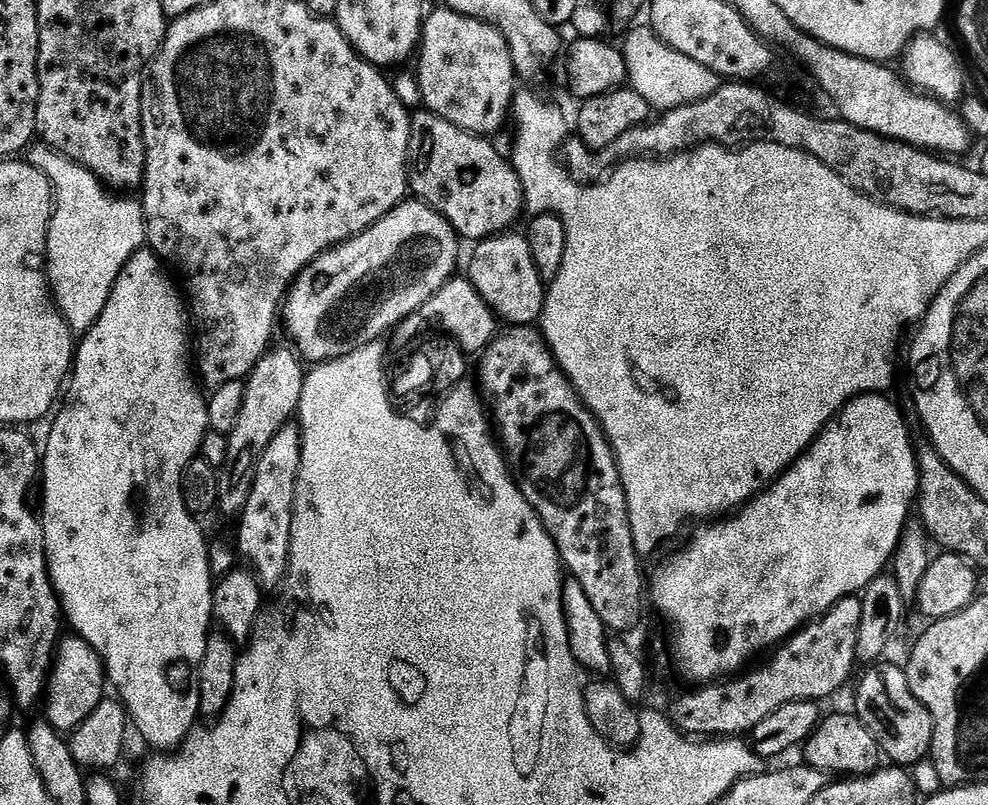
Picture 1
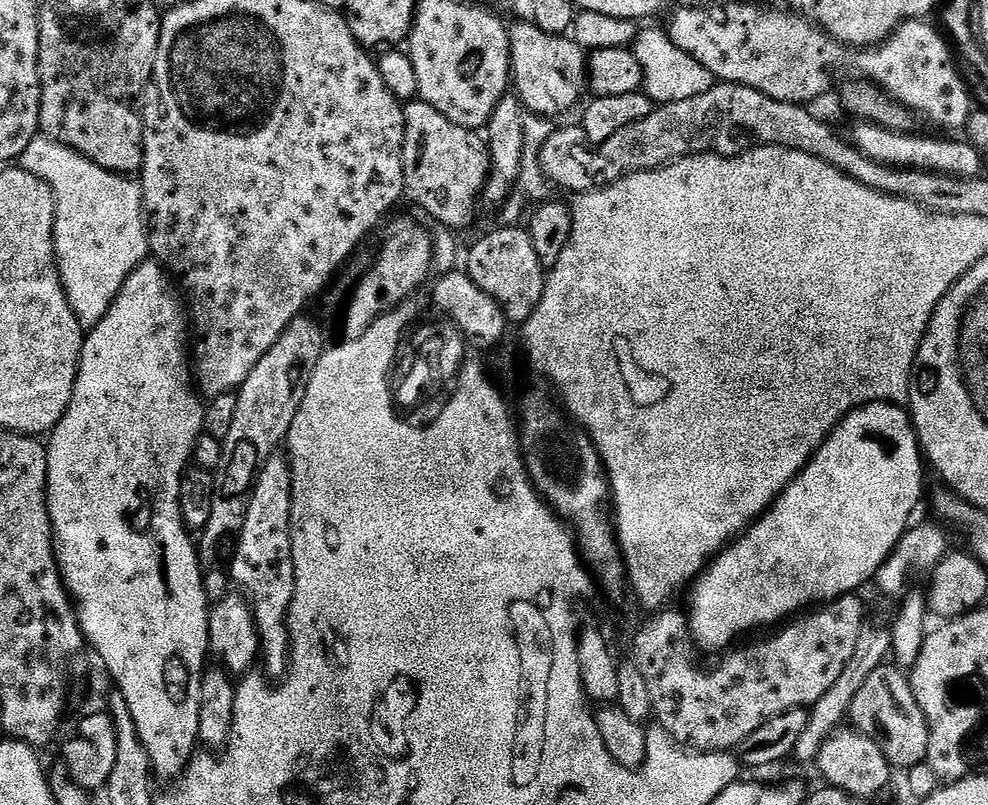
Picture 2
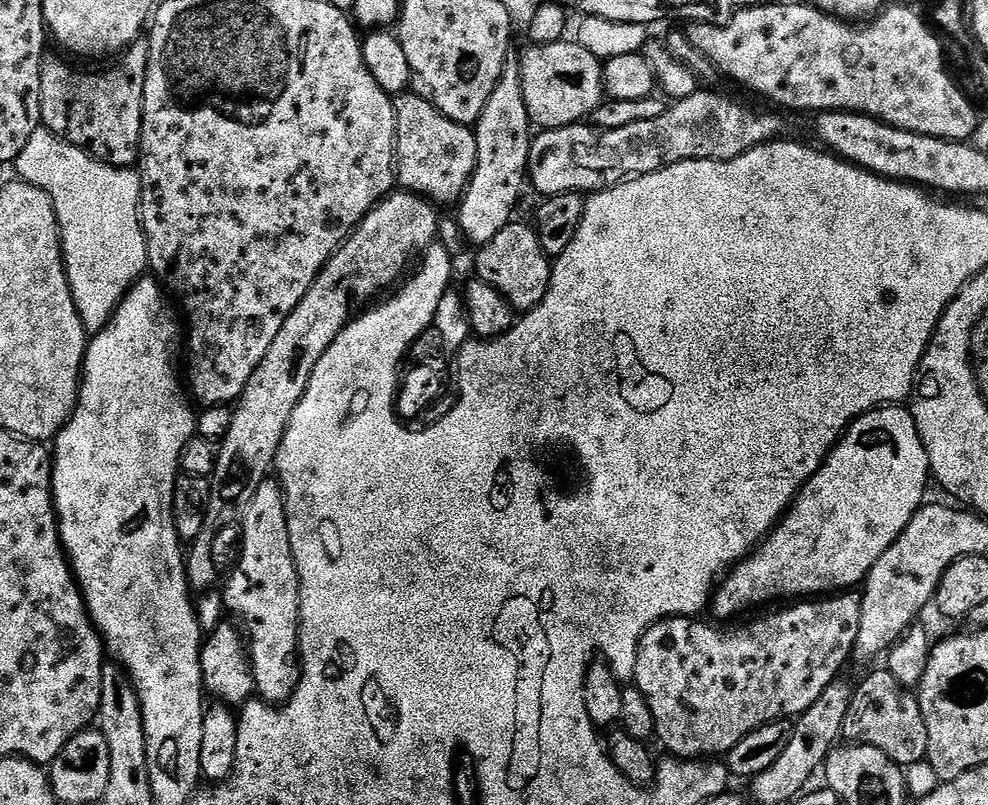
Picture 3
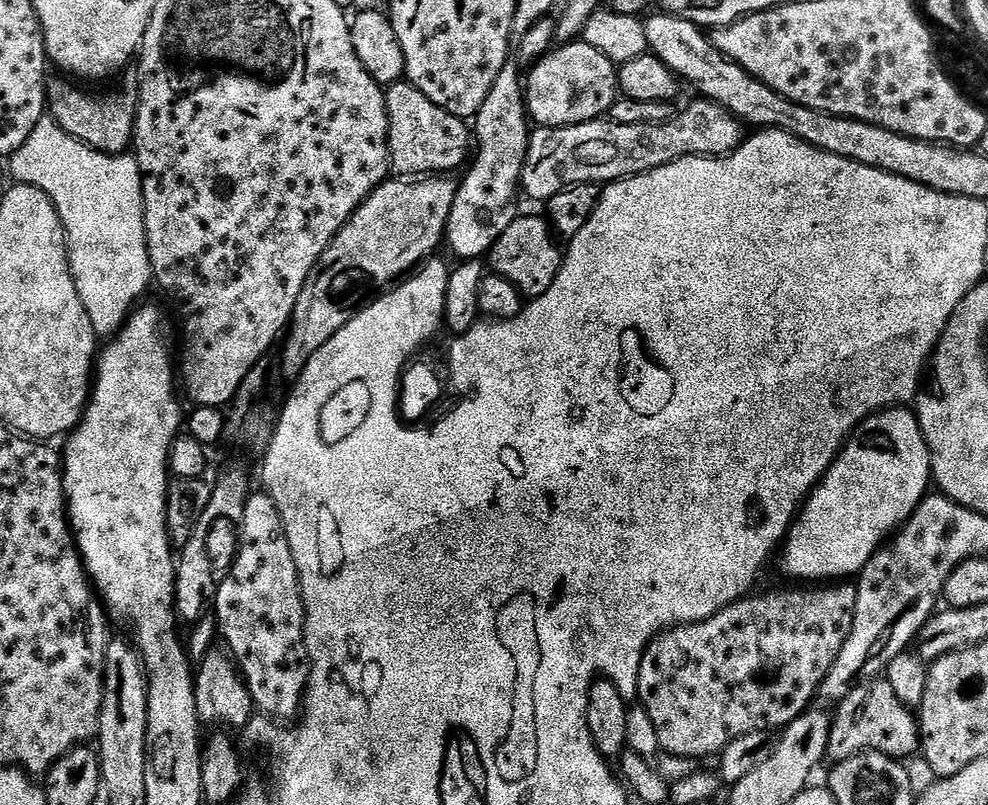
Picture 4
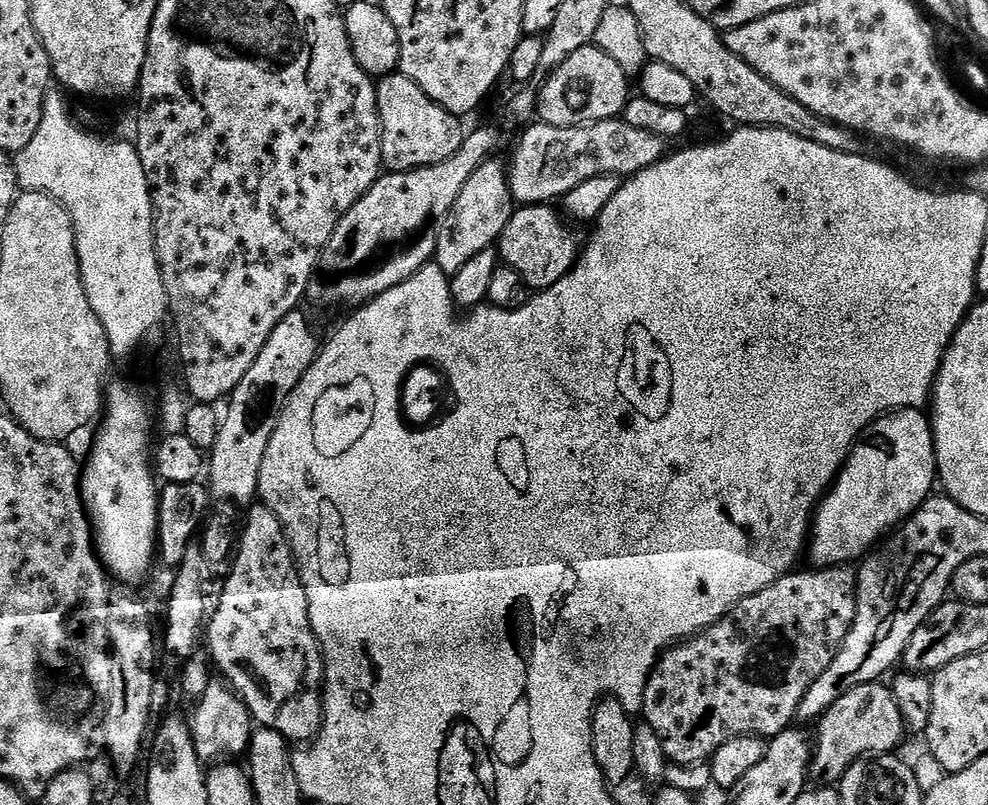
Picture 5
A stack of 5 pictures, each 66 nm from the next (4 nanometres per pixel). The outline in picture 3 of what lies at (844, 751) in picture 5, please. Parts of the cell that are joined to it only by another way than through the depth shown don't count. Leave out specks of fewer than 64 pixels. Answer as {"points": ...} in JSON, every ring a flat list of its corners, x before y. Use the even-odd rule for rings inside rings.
{"points":[[887,670,872,672,860,685,858,683,855,685,842,736,845,741,869,744,878,750,882,750,882,754,886,754,895,764,901,766,907,766,925,759,928,754,926,722,922,718,917,693,904,688,902,682,898,682,898,678,894,678,894,674,890,674]]}

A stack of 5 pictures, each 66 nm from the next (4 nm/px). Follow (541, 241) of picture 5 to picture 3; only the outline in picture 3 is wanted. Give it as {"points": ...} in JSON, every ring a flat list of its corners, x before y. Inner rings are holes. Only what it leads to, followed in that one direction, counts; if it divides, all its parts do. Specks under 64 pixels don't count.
{"points":[[513,222,506,225,490,242,479,245,476,256,475,275,506,298,509,306,517,313,529,312,546,298,546,290,550,286,553,261,542,250,542,242,538,242,538,234,531,223]]}

